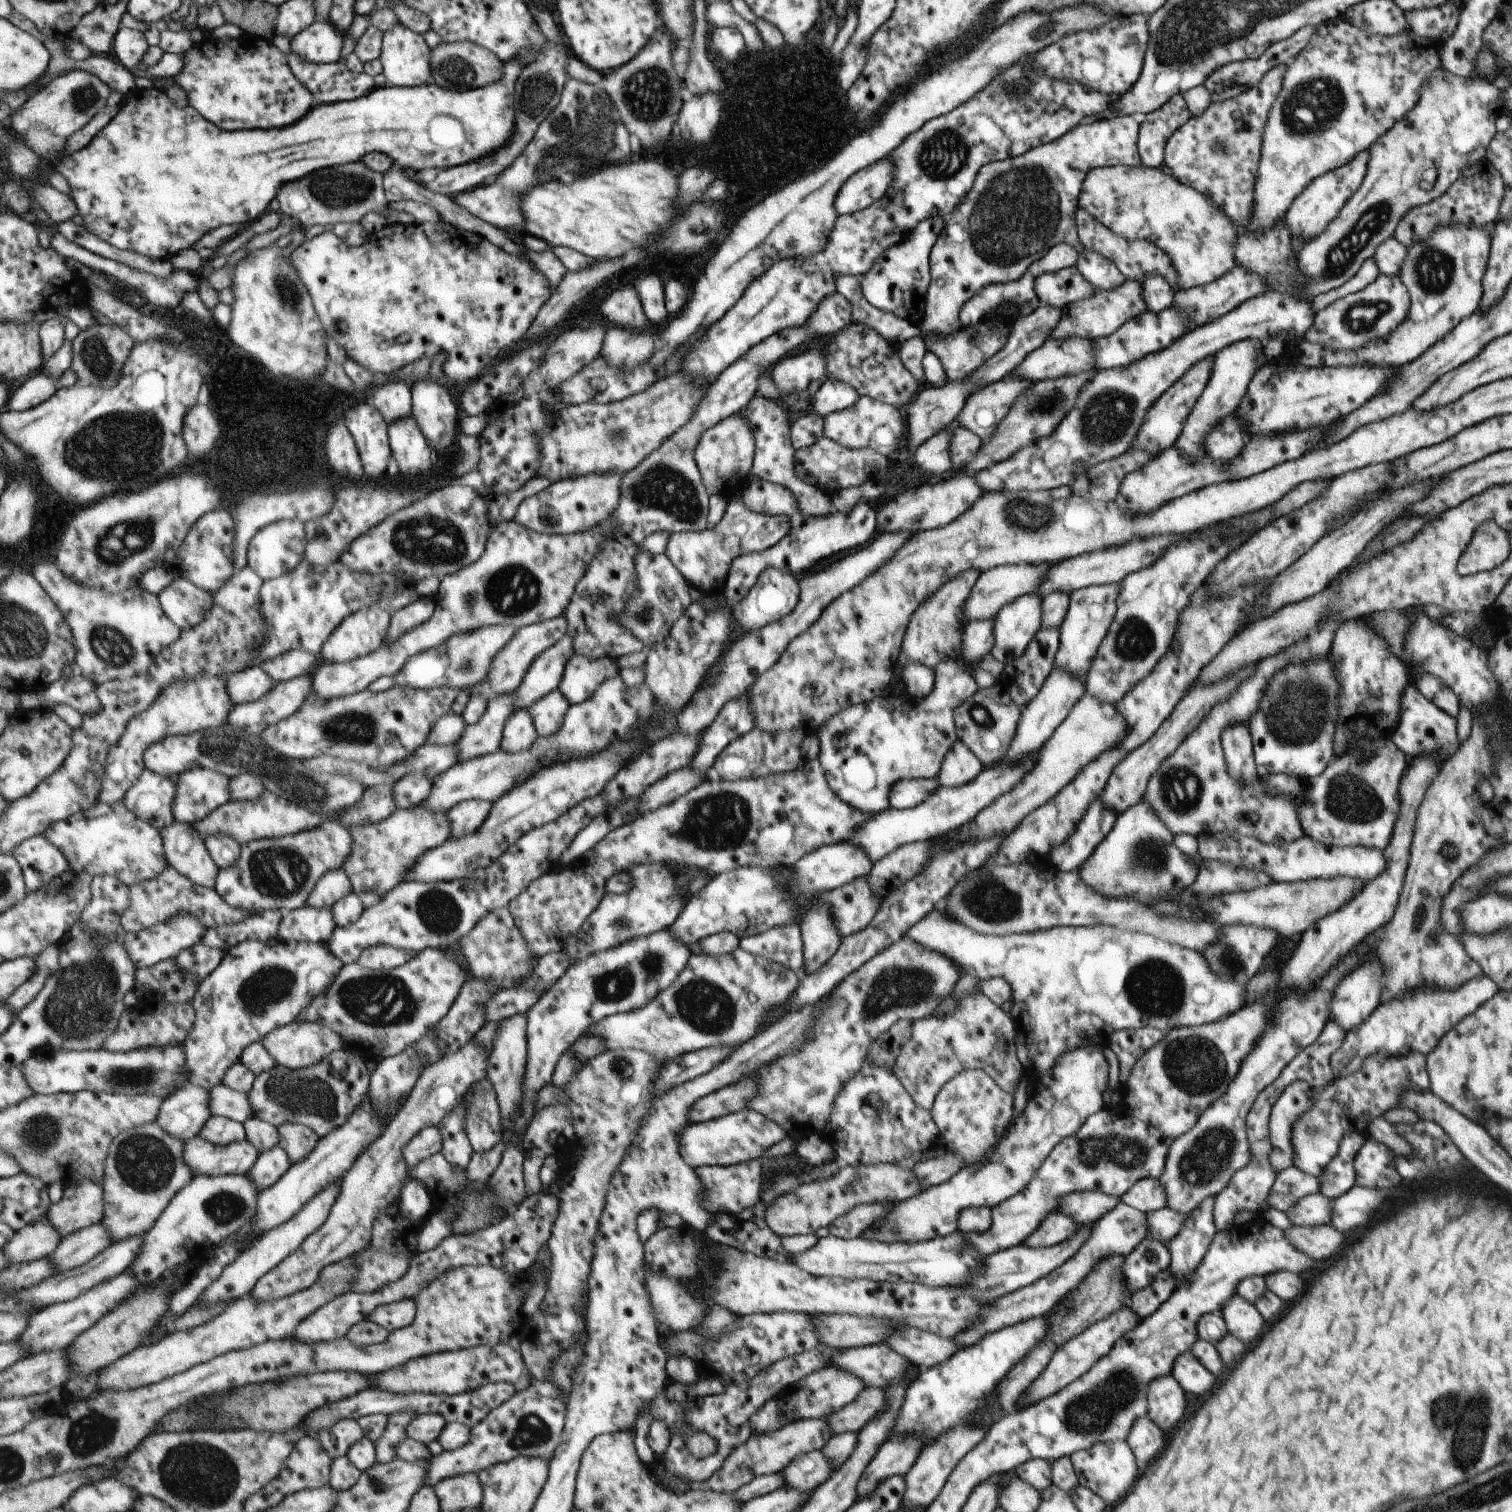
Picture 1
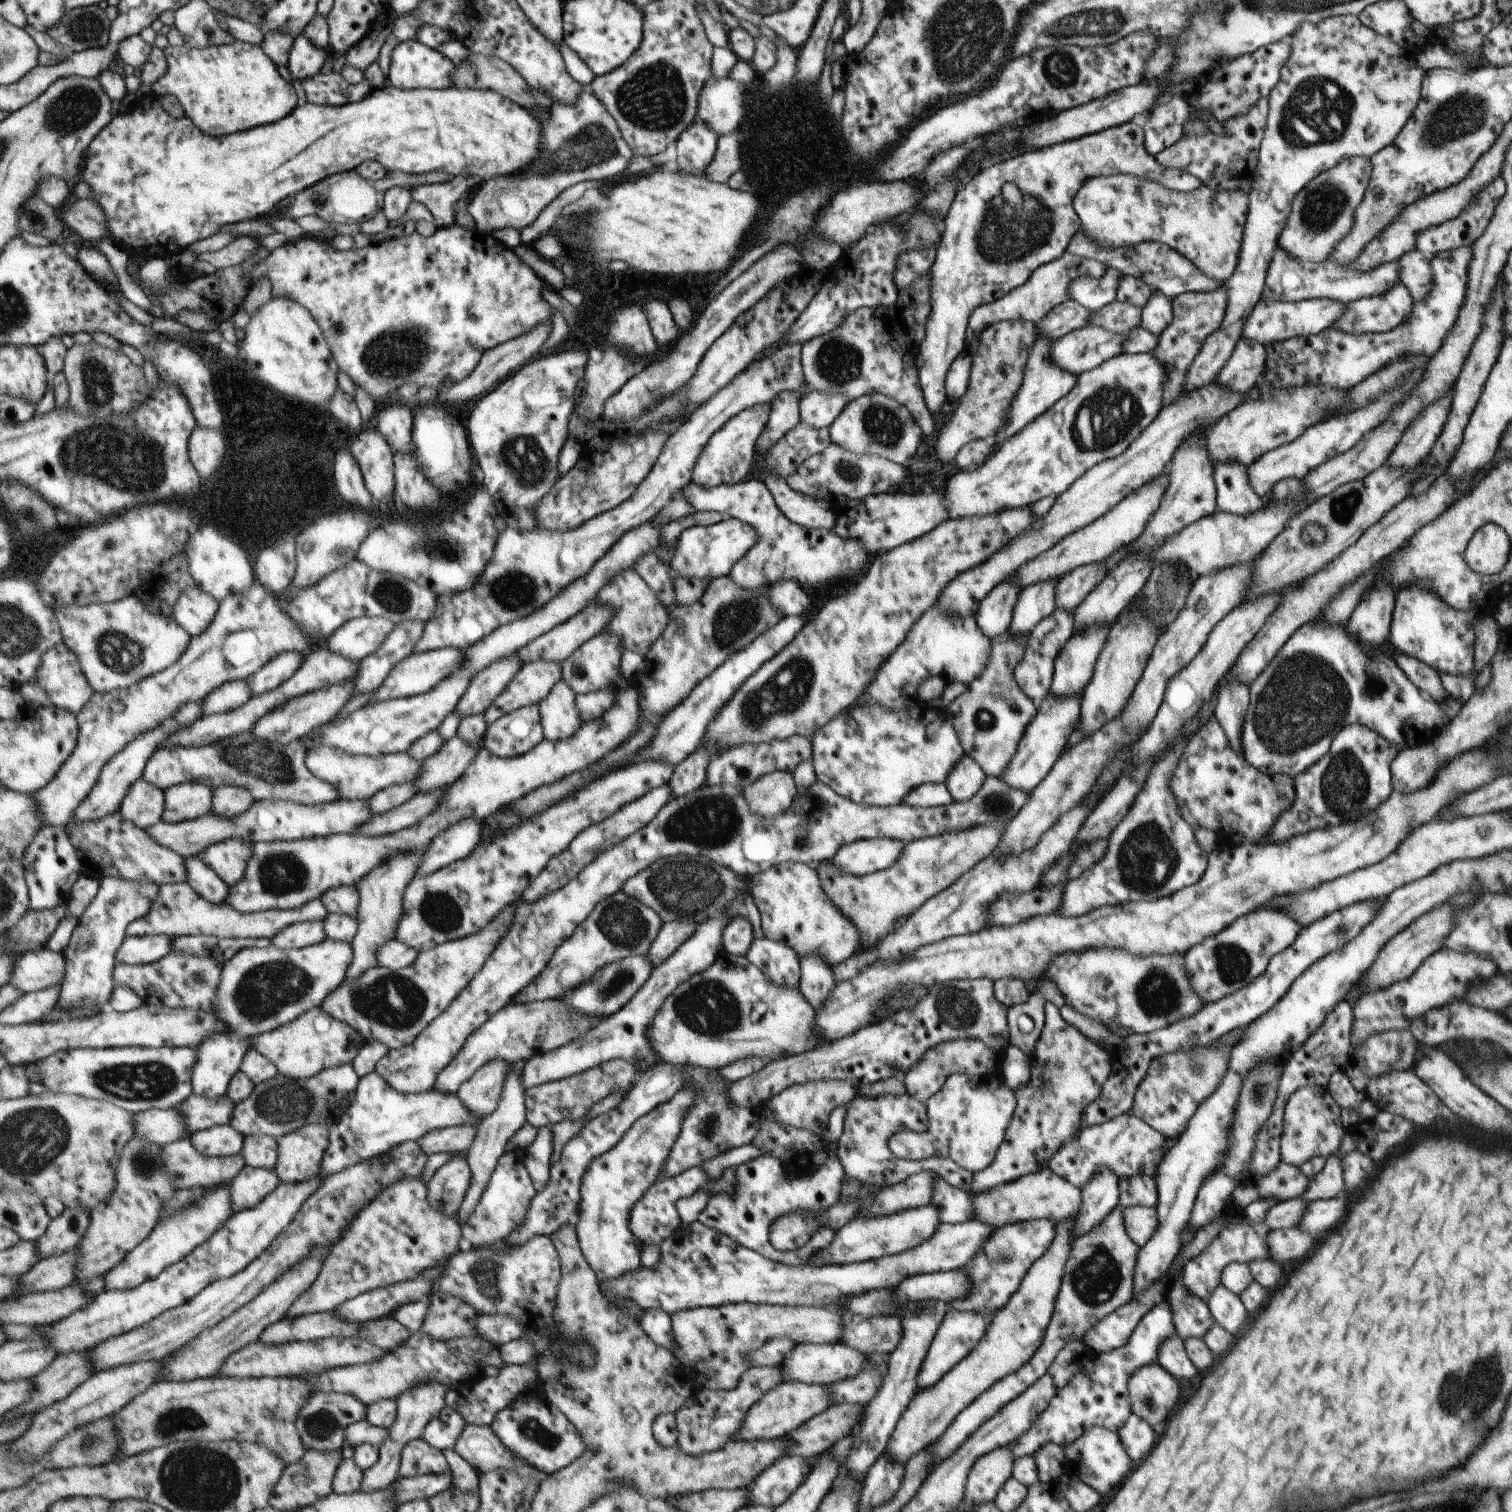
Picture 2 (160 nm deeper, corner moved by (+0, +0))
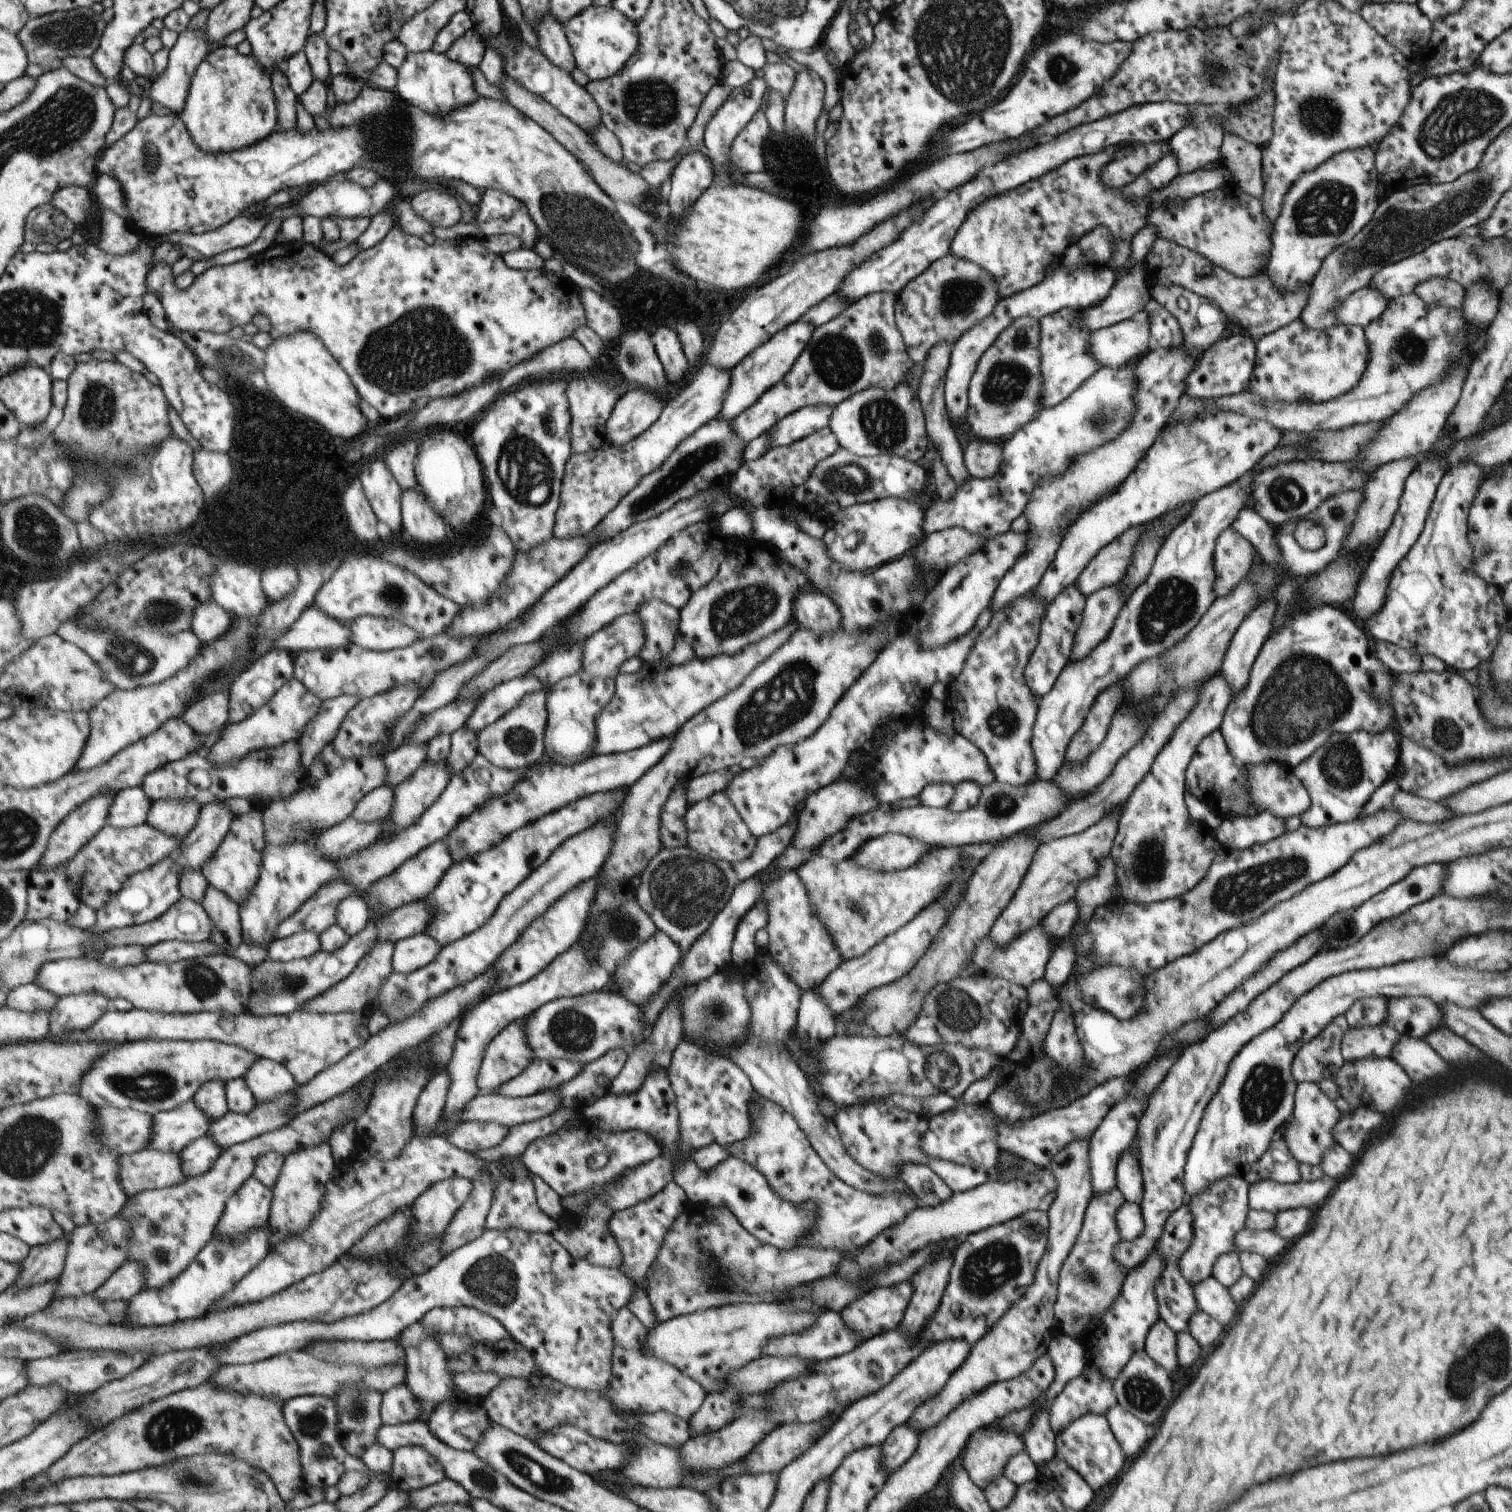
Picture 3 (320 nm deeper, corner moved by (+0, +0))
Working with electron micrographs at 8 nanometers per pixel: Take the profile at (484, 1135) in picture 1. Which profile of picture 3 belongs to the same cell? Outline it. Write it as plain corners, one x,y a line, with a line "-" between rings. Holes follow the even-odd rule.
525,1019
512,1020
485,1047
476,1078
481,1095
494,1094
500,1084
515,1078
535,1058
532,1048
526,1043
525,1030

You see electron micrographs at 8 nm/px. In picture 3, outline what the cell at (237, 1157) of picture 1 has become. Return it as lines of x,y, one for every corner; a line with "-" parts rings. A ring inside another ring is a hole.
143,1149
120,1158
120,1183
129,1198
187,1180
177,1153

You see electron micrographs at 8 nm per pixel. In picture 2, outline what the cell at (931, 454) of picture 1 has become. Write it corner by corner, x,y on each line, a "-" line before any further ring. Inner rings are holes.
1026,320
999,321
981,331
972,356
965,394
958,400
947,424
936,434
934,449
940,462
953,460
957,451
969,441
993,440
998,431
1006,426
1011,401
1020,387
1028,354
1036,340
1034,326

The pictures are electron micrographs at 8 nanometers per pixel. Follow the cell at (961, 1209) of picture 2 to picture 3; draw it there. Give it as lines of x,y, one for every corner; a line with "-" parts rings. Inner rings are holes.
903,1163
898,1168
898,1176
920,1204
933,1206
950,1195
950,1188
927,1165

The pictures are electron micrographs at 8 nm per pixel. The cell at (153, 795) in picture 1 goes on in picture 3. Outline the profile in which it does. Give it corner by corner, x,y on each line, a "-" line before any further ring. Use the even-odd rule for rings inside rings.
142,787
121,791
109,807
108,824
120,829
144,825
152,804

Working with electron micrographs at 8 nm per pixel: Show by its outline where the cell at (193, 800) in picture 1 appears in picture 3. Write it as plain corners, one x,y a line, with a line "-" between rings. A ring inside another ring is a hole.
159,801
152,804
146,823
167,836
183,839
197,826
202,808
197,801

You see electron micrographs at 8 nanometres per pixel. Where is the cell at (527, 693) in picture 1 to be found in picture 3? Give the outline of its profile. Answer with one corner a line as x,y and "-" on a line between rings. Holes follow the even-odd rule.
529,674
498,684
487,694
479,697
465,728
476,735
485,727
495,723
505,714
505,711
512,709
526,694
539,689
545,687

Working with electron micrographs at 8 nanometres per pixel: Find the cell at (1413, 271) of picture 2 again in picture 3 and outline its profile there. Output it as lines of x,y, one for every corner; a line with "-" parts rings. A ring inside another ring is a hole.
1429,279
1419,283
1414,292
1425,304
1460,309
1464,299
1464,288
1447,279

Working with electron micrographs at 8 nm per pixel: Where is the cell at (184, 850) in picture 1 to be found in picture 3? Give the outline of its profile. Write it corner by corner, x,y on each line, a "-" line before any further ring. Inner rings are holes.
210,884
202,904
214,924
212,942
221,950
236,949
244,943
240,904

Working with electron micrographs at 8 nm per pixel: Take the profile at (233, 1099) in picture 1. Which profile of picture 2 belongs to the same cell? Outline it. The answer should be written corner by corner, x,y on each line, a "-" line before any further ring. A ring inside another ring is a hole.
194,1092
179,1106
188,1132
191,1133
189,1136
191,1136
197,1131
230,1124
236,1105
229,1096
210,1099

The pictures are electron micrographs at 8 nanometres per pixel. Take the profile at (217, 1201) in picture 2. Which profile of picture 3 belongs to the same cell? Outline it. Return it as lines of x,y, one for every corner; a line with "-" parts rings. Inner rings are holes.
126,1260
94,1295
100,1301
130,1301
145,1288
144,1268
137,1261

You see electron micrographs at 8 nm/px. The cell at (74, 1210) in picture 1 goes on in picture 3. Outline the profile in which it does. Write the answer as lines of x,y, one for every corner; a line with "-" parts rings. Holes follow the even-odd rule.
65,1234
58,1241
33,1247
29,1256
22,1262
19,1278
15,1284
18,1289
57,1281
66,1265
71,1234

